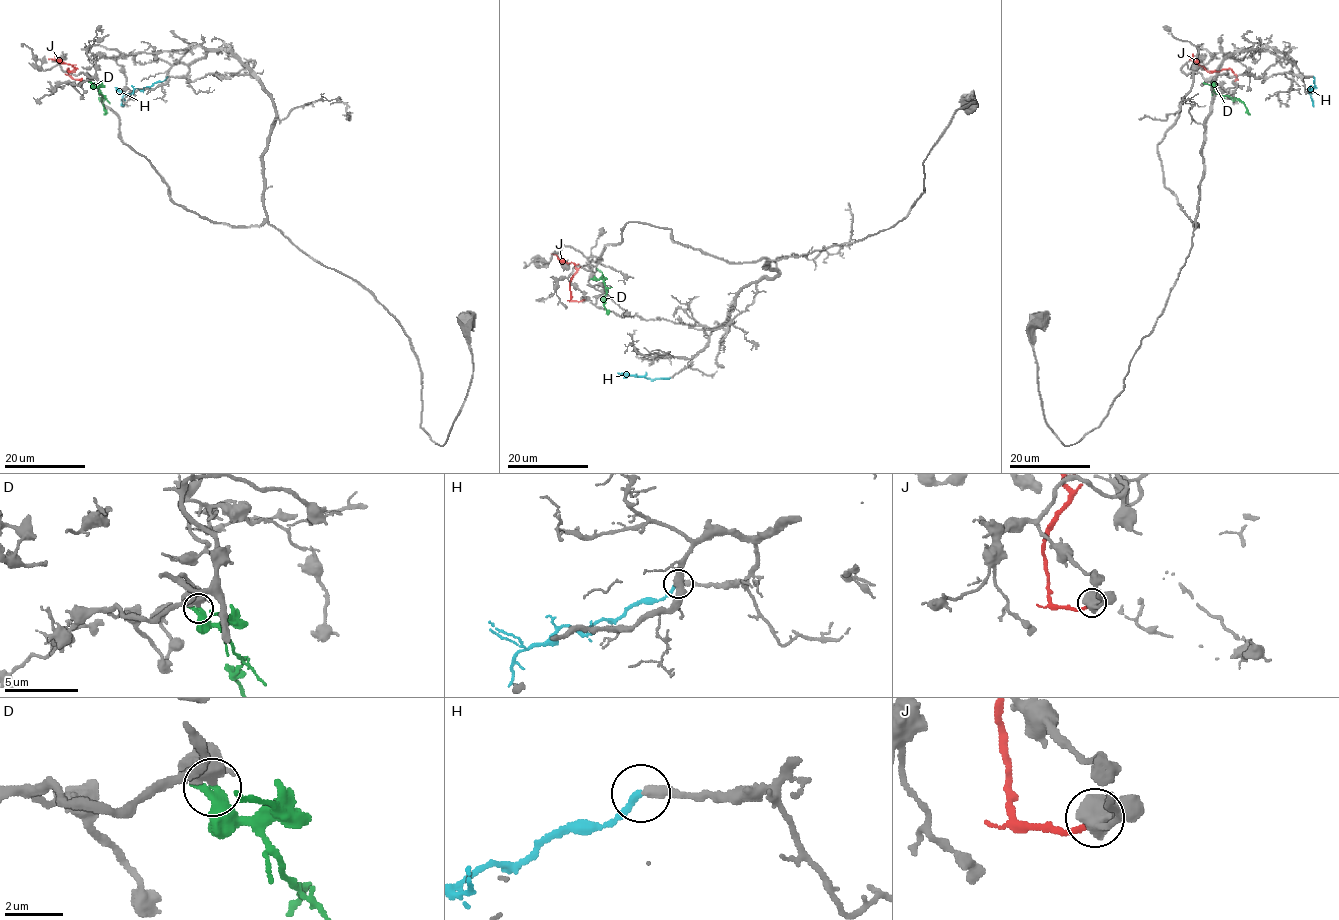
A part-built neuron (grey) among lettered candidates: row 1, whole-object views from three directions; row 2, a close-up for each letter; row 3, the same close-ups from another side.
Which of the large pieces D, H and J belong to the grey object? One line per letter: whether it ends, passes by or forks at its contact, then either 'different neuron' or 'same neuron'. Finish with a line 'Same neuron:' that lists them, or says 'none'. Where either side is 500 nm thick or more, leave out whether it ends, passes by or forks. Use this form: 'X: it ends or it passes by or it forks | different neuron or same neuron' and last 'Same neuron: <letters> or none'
D: different neuron
H: it ends | same neuron
J: different neuron
Same neuron: H

